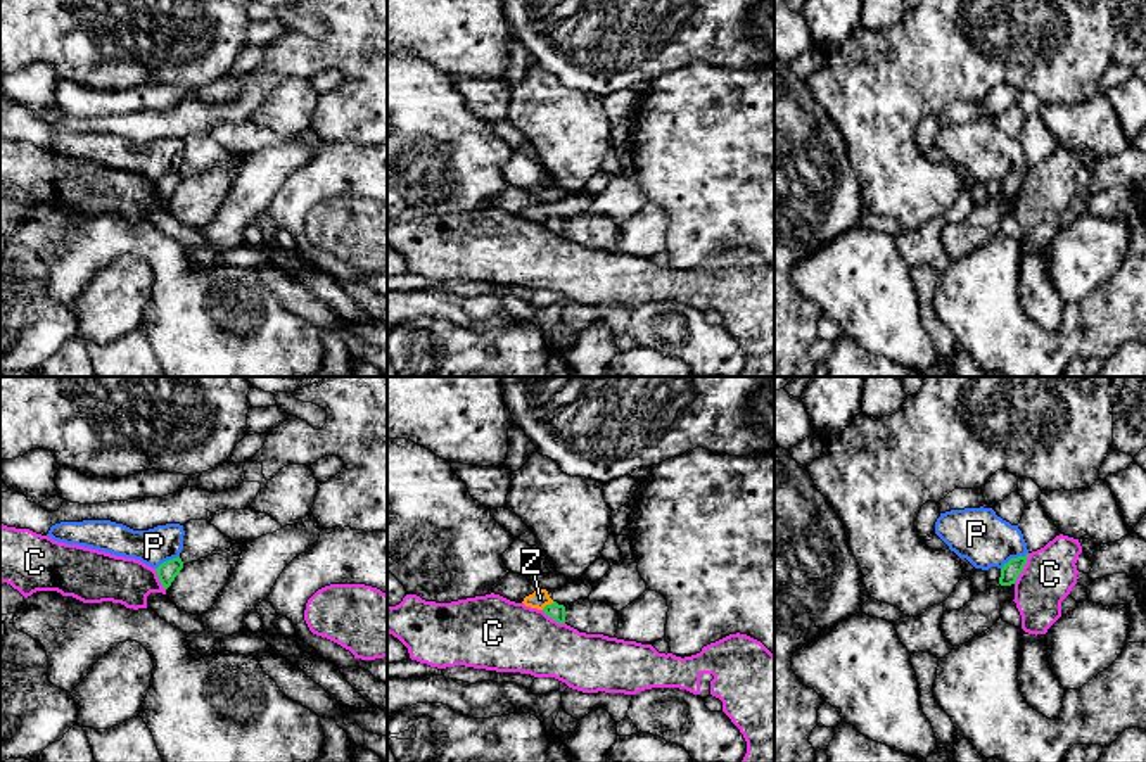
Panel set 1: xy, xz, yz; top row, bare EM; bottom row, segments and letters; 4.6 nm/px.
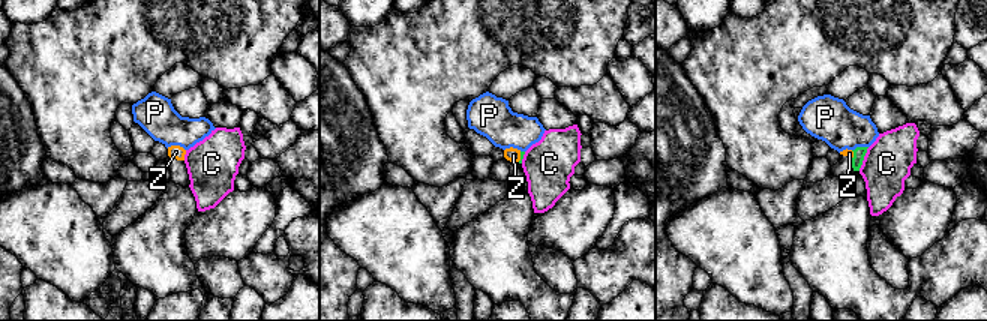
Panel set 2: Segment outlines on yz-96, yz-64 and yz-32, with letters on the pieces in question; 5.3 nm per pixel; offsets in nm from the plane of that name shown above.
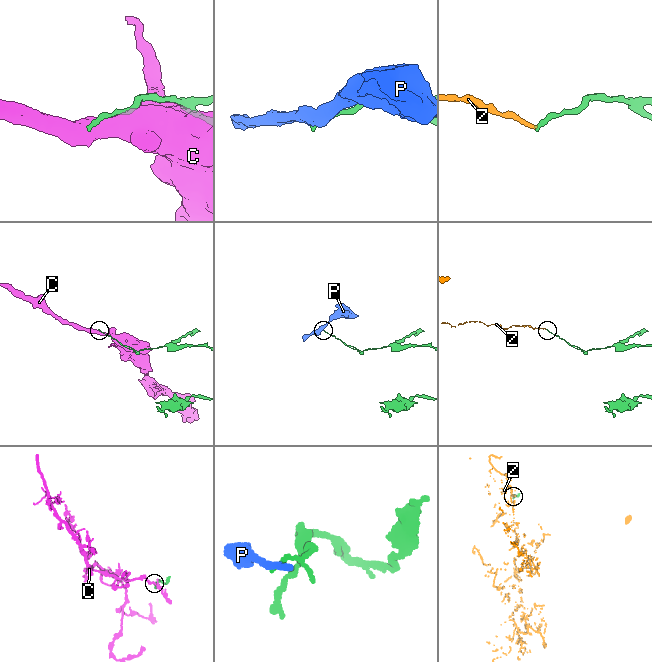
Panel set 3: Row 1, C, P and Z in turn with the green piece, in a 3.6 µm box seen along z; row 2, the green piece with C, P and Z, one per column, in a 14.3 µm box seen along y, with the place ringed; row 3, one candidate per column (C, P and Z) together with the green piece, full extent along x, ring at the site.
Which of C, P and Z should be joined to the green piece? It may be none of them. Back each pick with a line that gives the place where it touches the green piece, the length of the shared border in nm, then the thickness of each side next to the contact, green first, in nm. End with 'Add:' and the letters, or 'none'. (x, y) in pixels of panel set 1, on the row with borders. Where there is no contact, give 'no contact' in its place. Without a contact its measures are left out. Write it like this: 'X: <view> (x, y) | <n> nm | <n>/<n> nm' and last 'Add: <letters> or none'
Add: none

